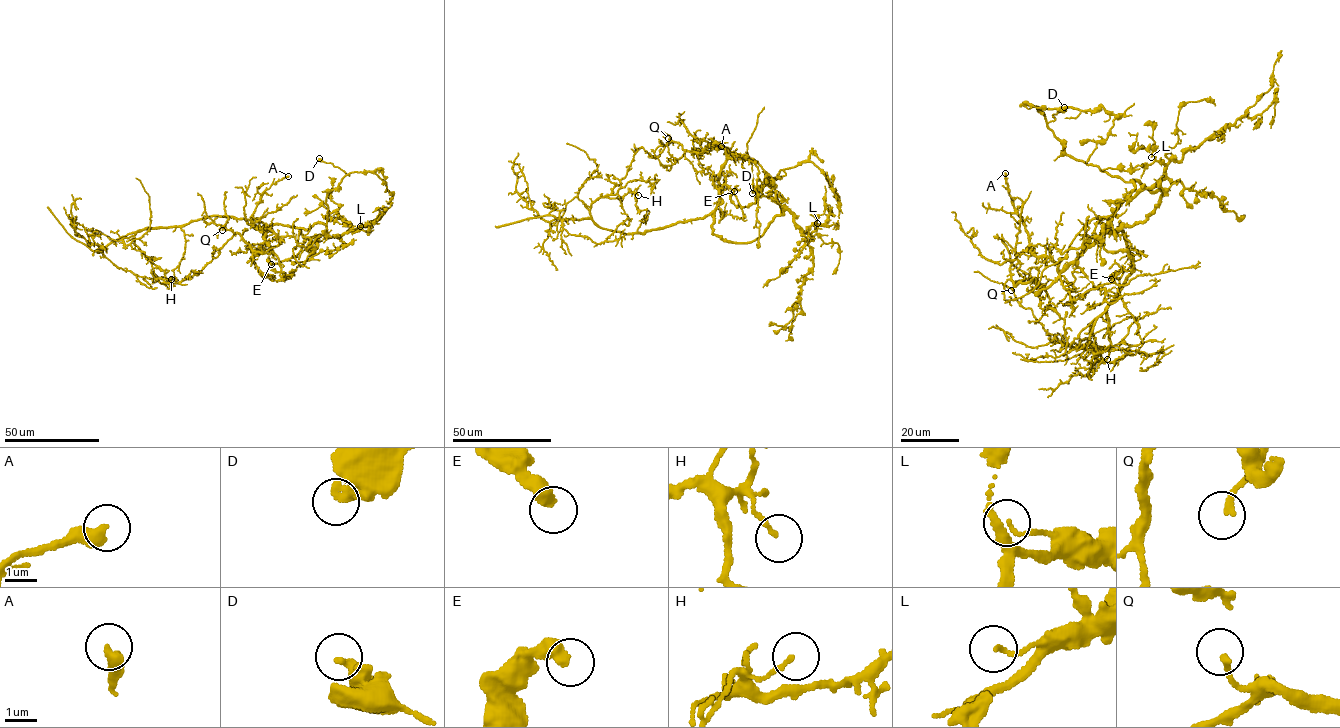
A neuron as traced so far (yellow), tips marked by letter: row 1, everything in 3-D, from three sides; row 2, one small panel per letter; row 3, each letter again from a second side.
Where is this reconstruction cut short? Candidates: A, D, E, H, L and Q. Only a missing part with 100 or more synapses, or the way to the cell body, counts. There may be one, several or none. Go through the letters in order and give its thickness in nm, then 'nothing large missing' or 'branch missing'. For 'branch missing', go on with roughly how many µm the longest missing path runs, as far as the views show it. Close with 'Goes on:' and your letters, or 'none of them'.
A: 440 nm thick; nothing large missing
D: 360 nm thick; nothing large missing
E: 380 nm thick; nothing large missing
H: 130 nm thick; nothing large missing
L: 120 nm thick; nothing large missing
Q: 200 nm thick; nothing large missing
Goes on: none of them

